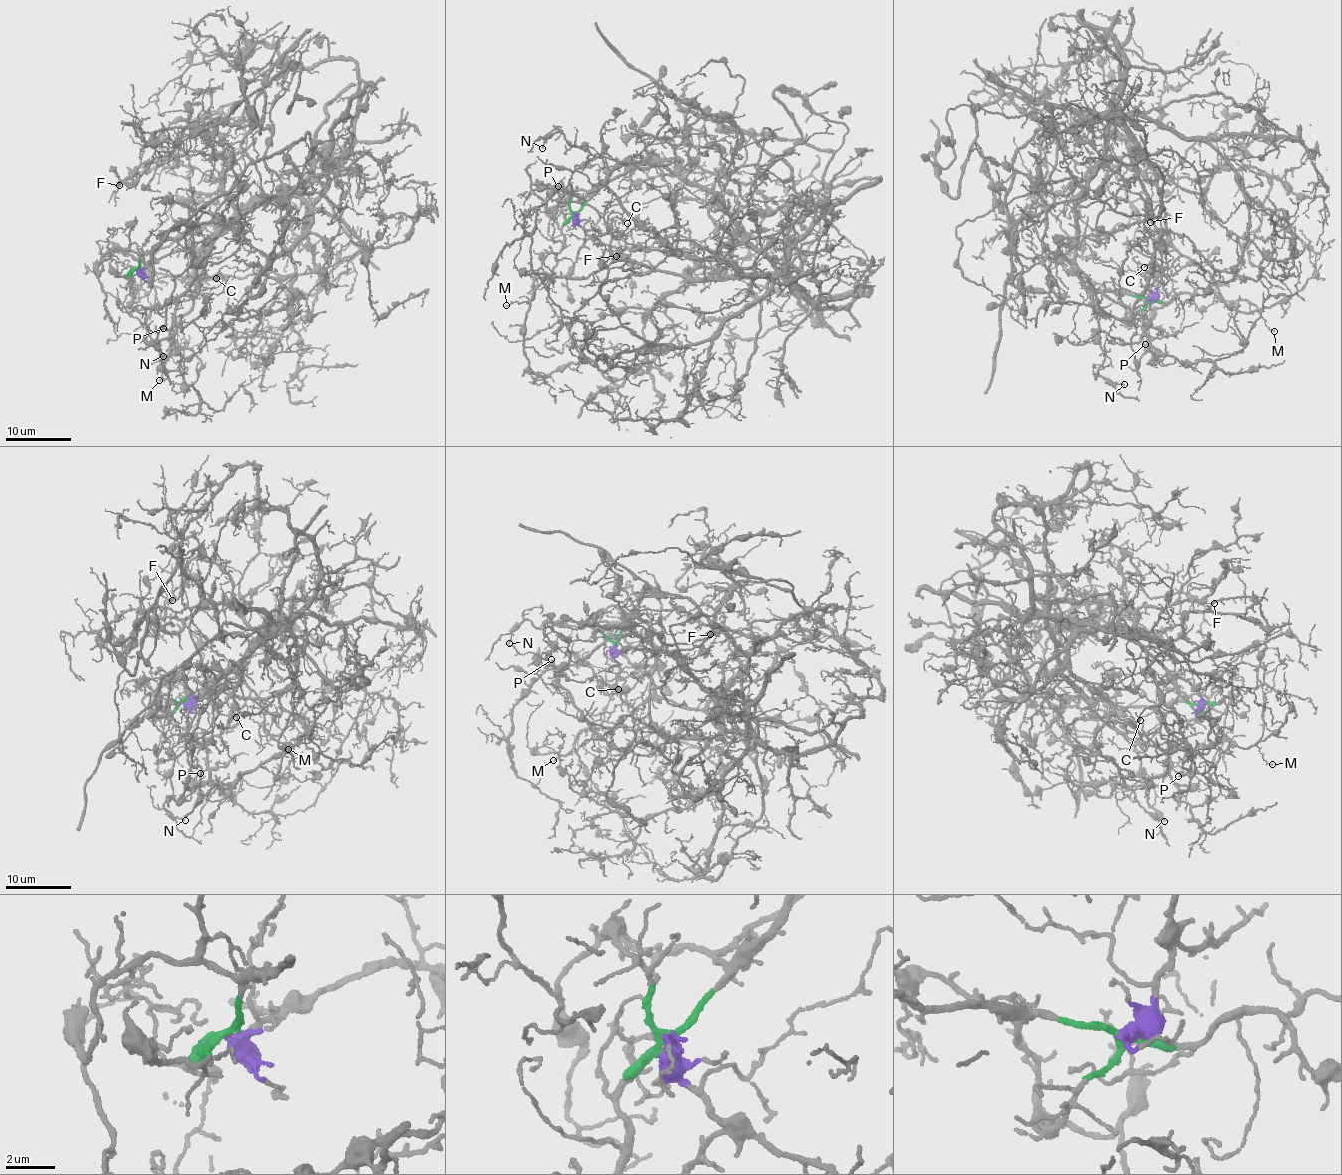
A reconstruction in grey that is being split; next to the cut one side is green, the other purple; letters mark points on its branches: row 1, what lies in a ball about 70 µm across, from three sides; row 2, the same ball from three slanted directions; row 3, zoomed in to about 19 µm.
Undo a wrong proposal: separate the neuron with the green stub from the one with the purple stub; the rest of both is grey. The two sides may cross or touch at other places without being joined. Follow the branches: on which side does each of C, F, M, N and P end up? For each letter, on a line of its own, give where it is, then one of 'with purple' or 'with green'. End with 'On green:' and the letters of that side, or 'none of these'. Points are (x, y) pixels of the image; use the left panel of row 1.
C: at (216, 278); with purple
F: at (119, 185); with purple
M: at (159, 380); with purple
N: at (163, 356); with green
P: at (163, 328); with green
On green: N, P

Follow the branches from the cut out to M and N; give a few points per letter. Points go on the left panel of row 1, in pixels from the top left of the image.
M: (135, 269), (140, 272), (166, 256), (185, 251), (191, 254), (197, 269), (191, 308), (173, 331), (158, 381)
N: (135, 269), (163, 240), (215, 219), (224, 220), (208, 250), (175, 279), (166, 324), (159, 331), (163, 356)

